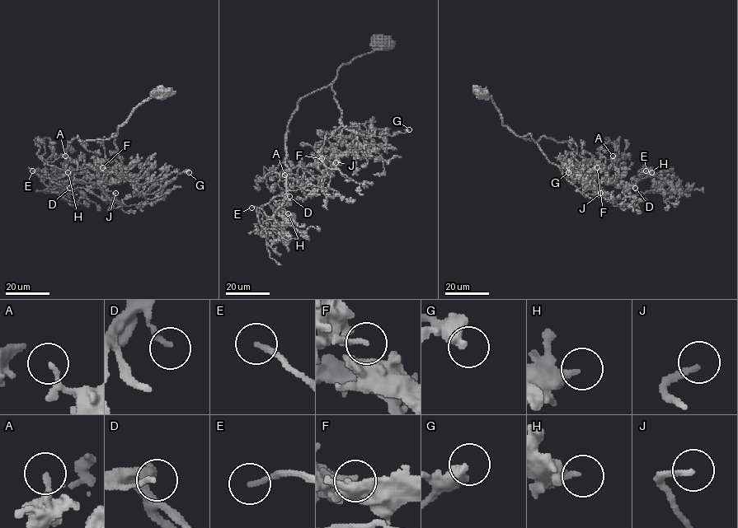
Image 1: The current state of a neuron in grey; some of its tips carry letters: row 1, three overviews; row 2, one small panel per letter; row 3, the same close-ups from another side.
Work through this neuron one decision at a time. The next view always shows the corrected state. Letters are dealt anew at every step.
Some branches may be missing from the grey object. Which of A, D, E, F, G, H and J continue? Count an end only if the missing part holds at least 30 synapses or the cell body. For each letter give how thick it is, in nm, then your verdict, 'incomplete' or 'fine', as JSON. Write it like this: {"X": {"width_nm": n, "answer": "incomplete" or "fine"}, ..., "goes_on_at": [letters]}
{"A": {"width_nm": 120, "answer": "fine"}, "D": {"width_nm": 160, "answer": "incomplete"}, "E": {"width_nm": 200, "answer": "incomplete"}, "F": {"width_nm": 220, "answer": "fine"}, "G": {"width_nm": 440, "answer": "fine"}, "H": {"width_nm": 320, "answer": "fine"}, "J": {"width_nm": 190, "answer": "incomplete"}, "goes_on_at": ["D", "E", "J"]}

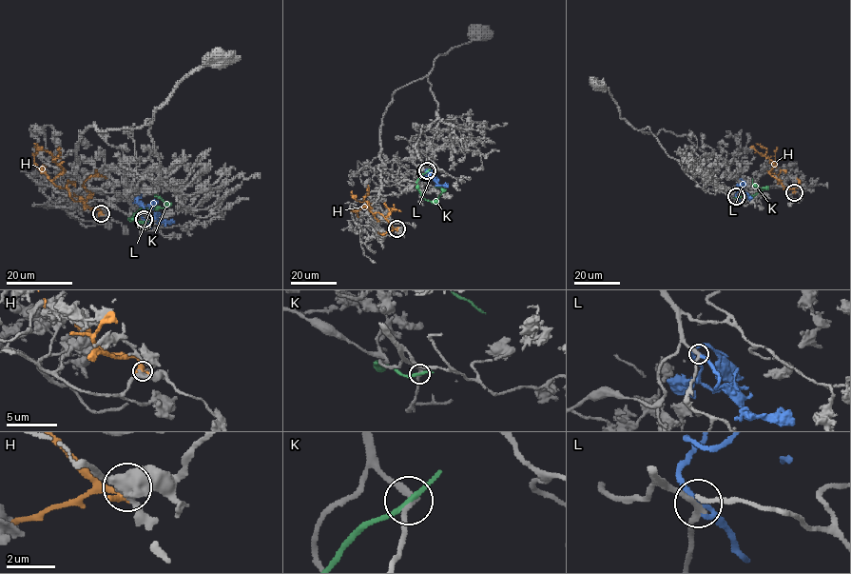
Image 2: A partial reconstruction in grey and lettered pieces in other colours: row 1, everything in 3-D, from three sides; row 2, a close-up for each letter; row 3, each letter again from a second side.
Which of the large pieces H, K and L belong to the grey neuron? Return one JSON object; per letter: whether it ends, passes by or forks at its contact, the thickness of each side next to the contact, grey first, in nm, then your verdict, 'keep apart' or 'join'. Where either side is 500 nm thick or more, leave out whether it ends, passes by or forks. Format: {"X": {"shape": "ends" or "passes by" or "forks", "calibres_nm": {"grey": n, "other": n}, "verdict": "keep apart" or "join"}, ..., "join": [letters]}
{"H": {"shape": "ends", "calibres_nm": {"grey": 400, "other": 380}, "verdict": "keep apart"}, "K": {"shape": "passes by", "calibres_nm": {"grey": 240, "other": 200}, "verdict": "keep apart"}, "L": {"shape": "passes by", "calibres_nm": {"grey": 240, "other": 220}, "verdict": "join"}, "join": ["L"]}

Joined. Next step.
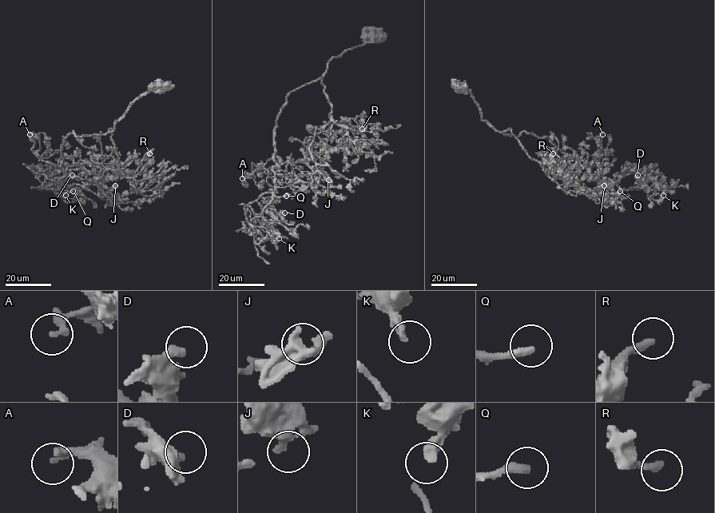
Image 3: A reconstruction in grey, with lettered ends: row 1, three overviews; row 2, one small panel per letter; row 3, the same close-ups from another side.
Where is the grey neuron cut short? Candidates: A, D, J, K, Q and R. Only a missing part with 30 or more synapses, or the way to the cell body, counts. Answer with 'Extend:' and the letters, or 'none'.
Extend: Q

